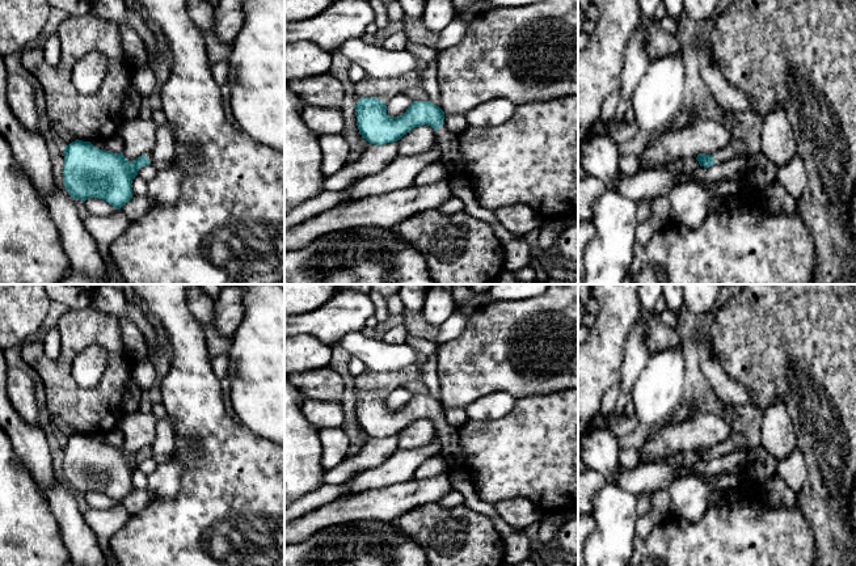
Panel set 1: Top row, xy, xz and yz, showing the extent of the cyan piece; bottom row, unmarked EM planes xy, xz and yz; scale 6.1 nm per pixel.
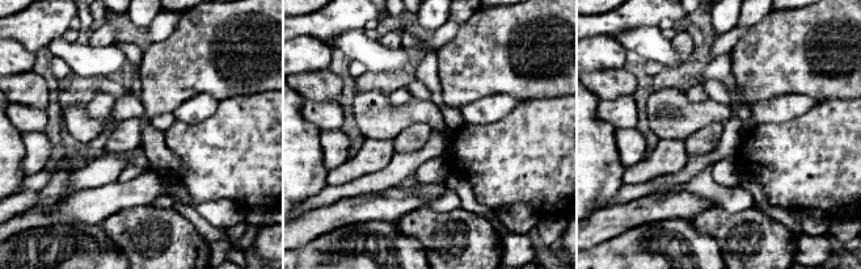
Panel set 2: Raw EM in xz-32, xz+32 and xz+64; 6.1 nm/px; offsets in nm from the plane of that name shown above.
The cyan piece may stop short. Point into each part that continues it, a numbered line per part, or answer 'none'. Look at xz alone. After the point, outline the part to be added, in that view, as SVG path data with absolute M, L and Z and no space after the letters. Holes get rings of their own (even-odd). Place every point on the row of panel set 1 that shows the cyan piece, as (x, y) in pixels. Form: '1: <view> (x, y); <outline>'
1: xz (448, 142); M443 124L435 131L435 136L442 149L440 161L448 166L452 176L467 176L463 168L464 160L459 152L457 135L448 131Z

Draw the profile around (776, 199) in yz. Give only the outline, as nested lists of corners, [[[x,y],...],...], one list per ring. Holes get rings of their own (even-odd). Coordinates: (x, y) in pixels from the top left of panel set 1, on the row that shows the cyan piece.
[[[777,181],[766,187],[762,195],[762,204],[773,215],[800,217],[797,202]]]

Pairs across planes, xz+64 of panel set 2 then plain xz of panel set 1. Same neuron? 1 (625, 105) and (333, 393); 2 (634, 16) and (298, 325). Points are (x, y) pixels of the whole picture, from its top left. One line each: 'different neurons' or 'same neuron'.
1: different neurons
2: same neuron

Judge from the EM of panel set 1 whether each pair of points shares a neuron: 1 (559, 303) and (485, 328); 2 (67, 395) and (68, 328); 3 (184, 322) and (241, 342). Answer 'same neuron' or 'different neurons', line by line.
1: same neuron
2: same neuron
3: different neurons

